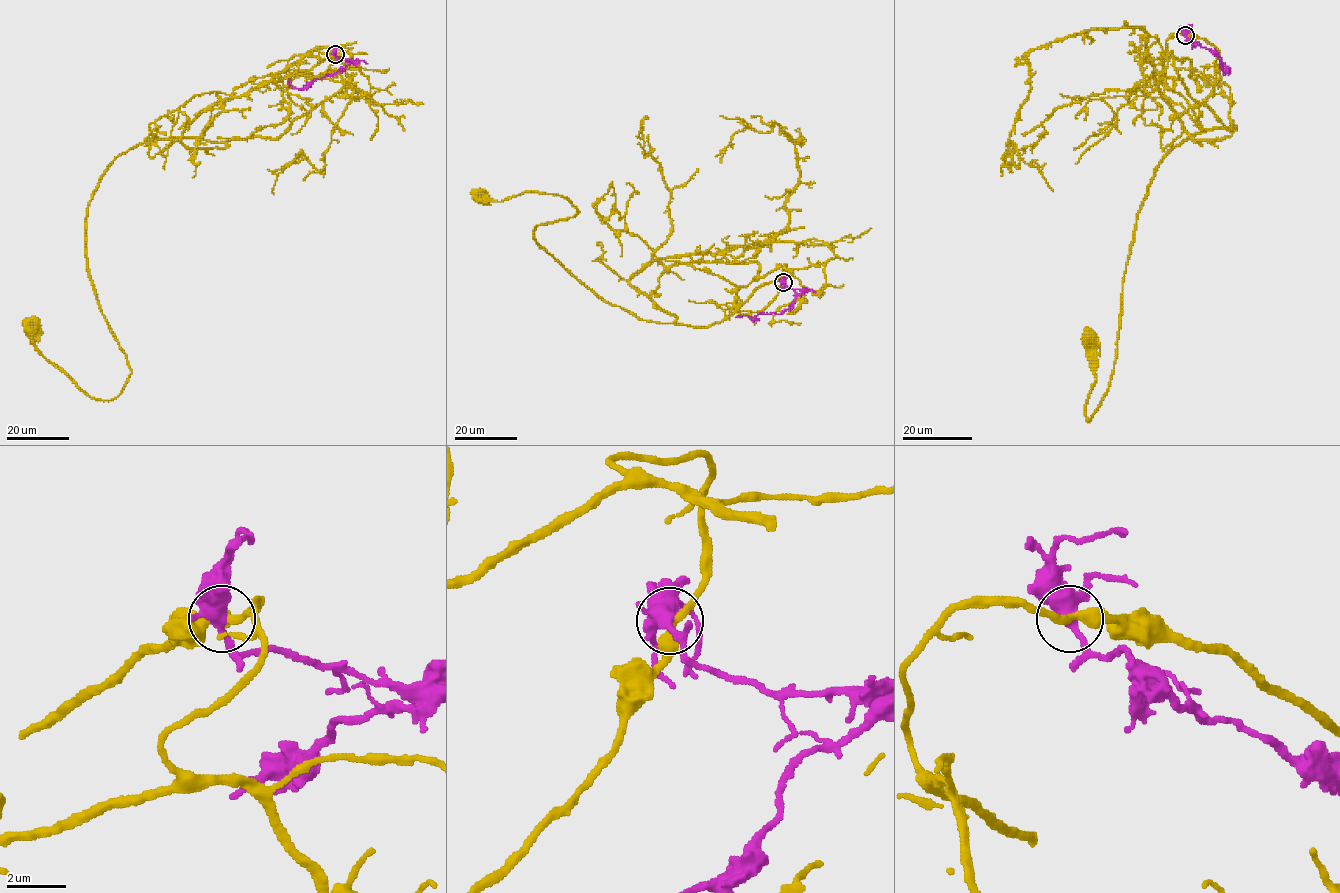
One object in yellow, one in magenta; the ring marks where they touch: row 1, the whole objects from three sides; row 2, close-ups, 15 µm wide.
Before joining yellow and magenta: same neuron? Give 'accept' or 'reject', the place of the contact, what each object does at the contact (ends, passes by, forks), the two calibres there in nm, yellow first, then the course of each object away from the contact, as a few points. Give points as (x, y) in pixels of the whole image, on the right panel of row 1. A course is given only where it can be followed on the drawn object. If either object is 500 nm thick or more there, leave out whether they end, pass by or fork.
reject | (1185, 35) | yellow passes by | magenta forks | 320/440 nm | yellow via (1185, 35), (1166, 41), (1187, 93), (1236, 126), (1198, 132), (1152, 178), (1114, 369), (1088, 420), (1089, 339) | magenta via (1185, 35), (1222, 58), (1221, 67), (1225, 73), (1223, 62)

